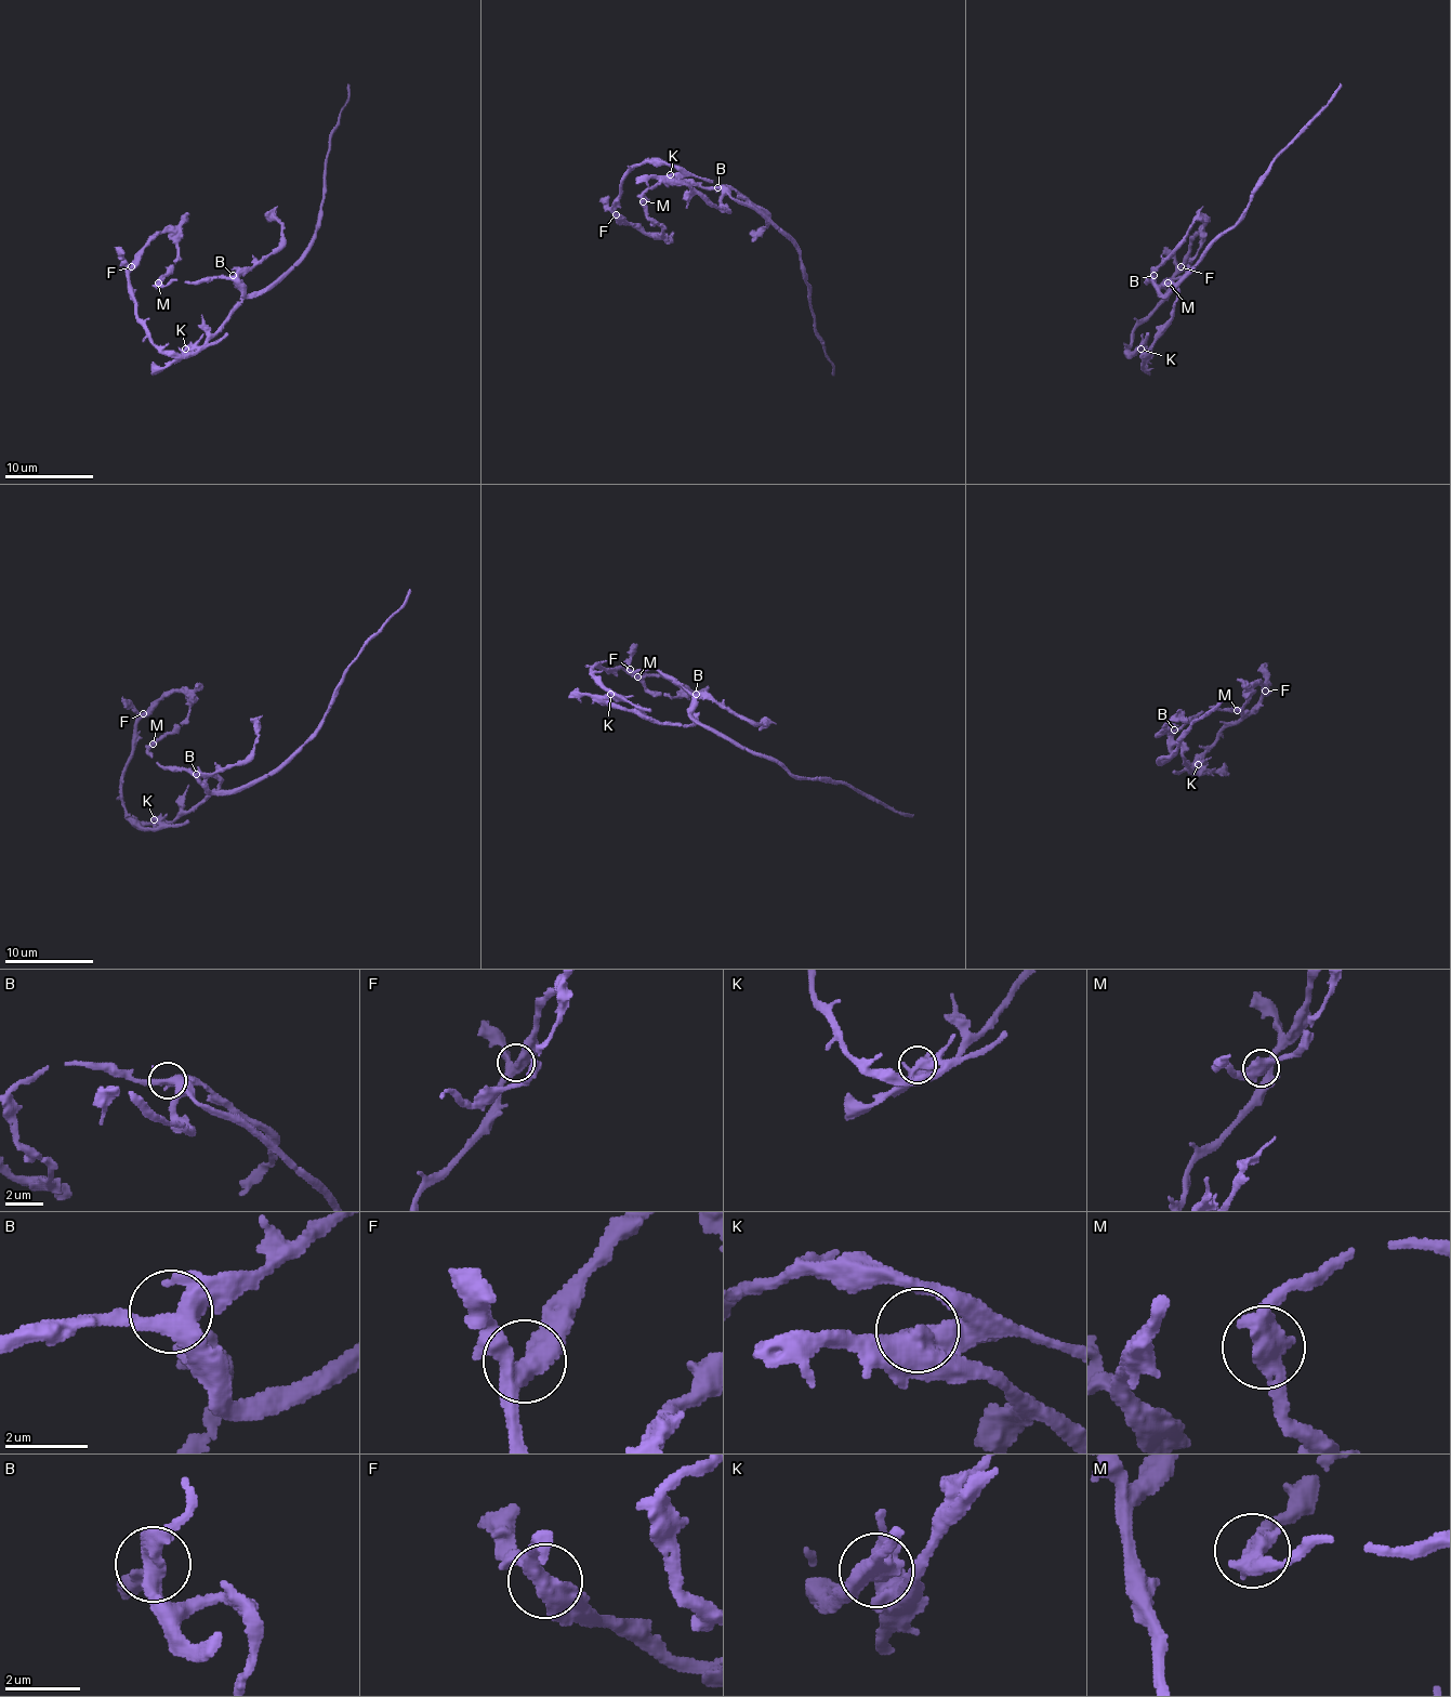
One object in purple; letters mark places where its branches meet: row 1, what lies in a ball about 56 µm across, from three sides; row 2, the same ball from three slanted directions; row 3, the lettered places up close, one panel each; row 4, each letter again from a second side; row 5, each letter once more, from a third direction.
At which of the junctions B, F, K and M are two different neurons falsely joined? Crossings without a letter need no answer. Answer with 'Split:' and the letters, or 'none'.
Split: K

